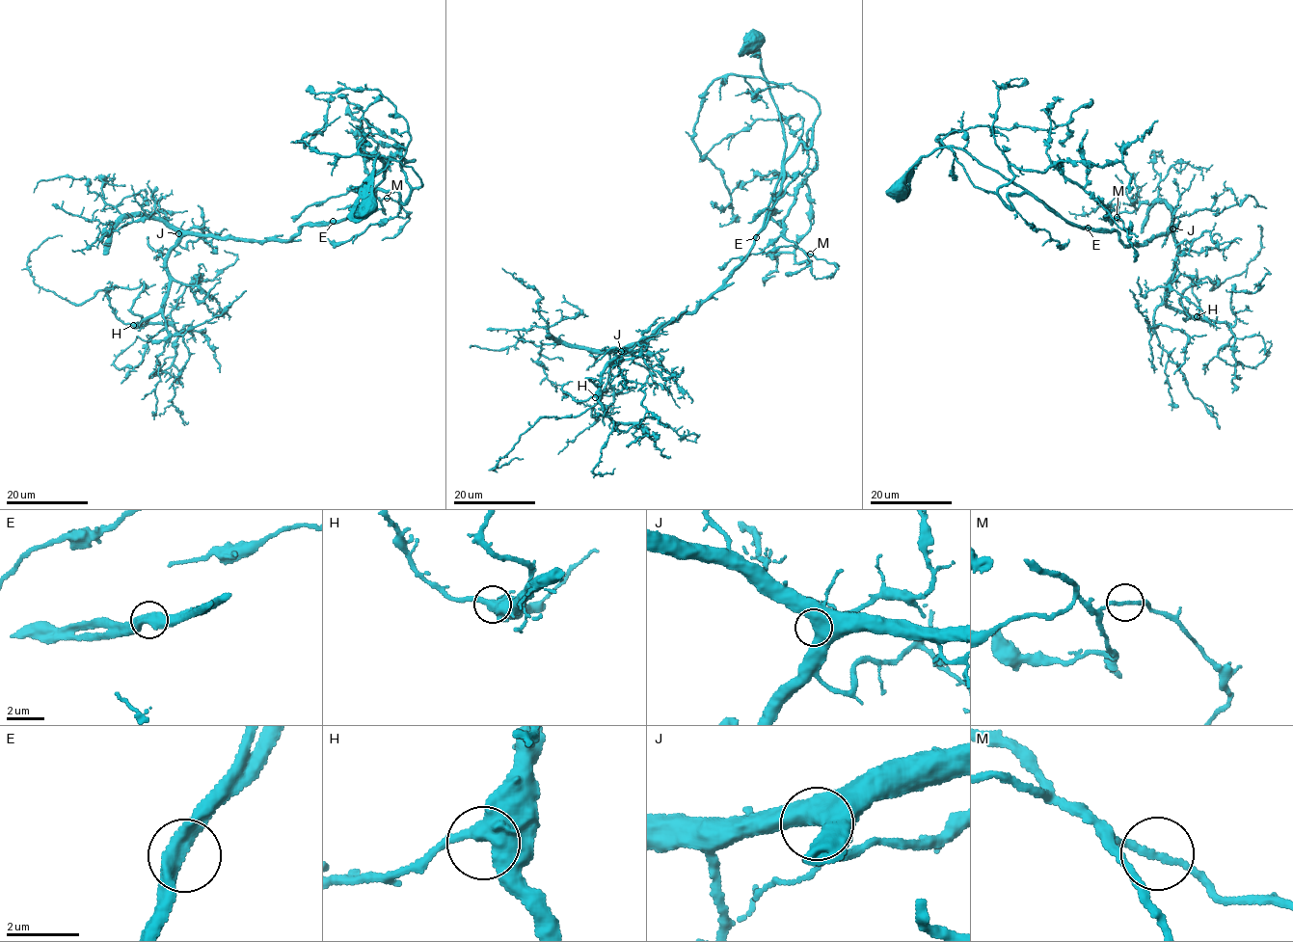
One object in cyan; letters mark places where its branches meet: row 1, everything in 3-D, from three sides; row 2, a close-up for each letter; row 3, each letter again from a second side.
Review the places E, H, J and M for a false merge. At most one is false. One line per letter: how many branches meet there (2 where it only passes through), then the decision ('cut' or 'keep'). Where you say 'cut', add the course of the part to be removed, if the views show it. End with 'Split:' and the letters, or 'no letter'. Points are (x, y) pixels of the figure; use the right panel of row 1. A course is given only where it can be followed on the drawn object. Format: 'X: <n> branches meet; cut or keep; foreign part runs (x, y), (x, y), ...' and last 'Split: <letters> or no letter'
E: 2 branches meet; keep
H: 2 branches meet; keep
J: 2 branches meet; keep
M: 2 branches meet; keep
Split: no letter

